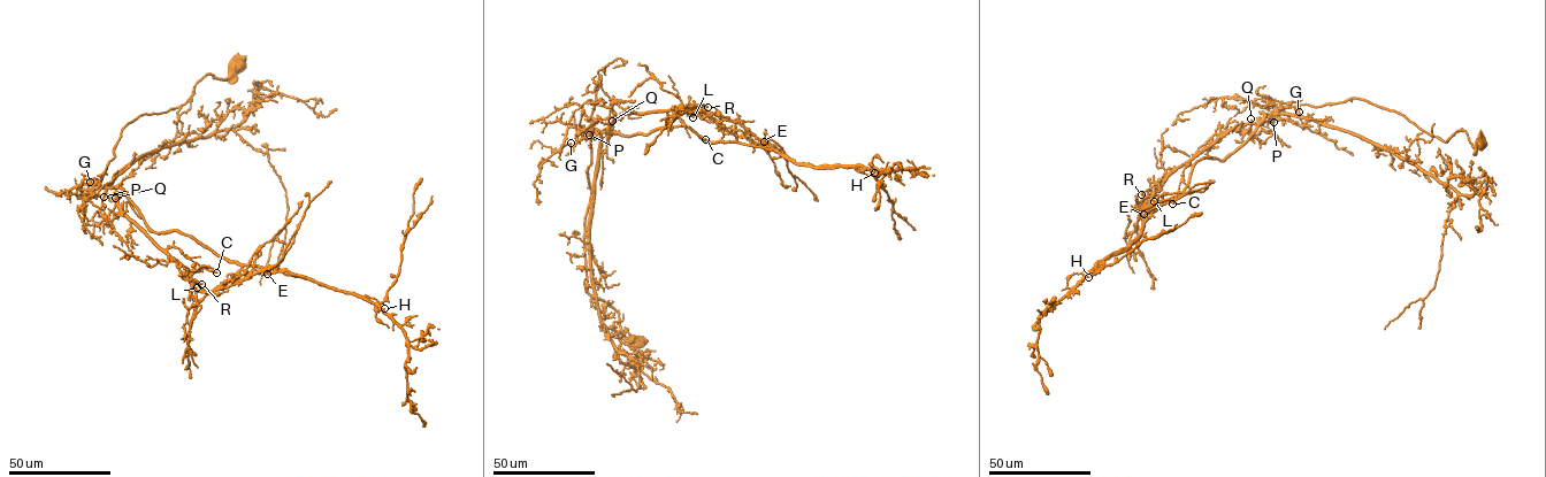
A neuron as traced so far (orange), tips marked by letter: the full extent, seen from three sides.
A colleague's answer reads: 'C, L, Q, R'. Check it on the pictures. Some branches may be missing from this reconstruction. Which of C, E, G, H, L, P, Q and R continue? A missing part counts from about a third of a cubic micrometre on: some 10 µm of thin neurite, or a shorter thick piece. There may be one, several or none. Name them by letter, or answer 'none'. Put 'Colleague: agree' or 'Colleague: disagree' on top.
Colleague: agree
C, L, Q, R

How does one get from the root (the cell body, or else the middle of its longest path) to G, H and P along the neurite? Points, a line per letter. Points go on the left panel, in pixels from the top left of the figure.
G: (237, 67), (224, 79), (207, 75), (178, 107), (128, 123), (100, 185), (83, 189), (85, 195), (90, 182)
H: (237, 67), (224, 79), (207, 75), (178, 107), (128, 123), (101, 186), (122, 189), (154, 231), (384, 308)
P: (237, 67), (224, 79), (208, 74), (183, 104), (140, 115), (122, 129), (100, 181), (107, 187), (104, 197)

